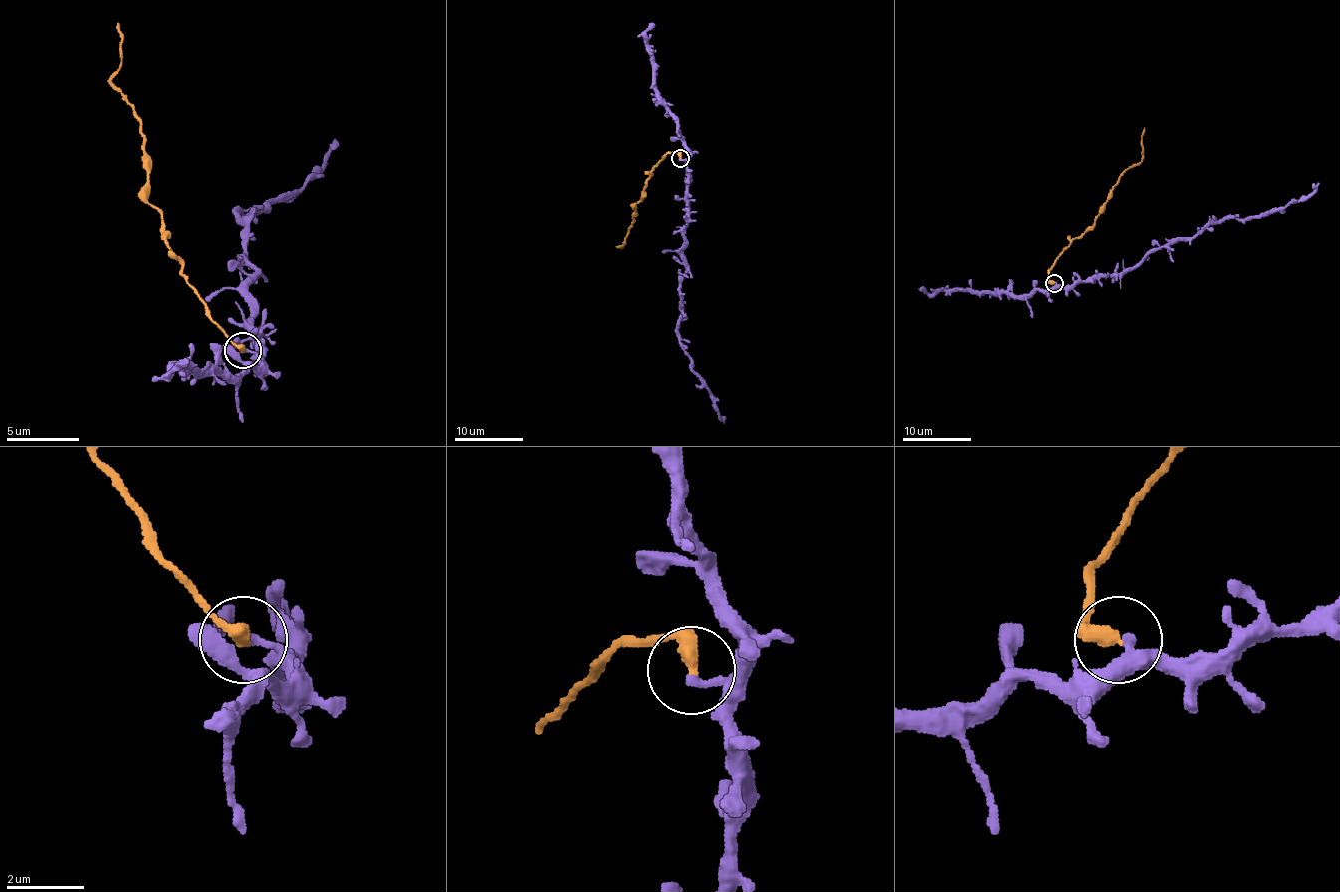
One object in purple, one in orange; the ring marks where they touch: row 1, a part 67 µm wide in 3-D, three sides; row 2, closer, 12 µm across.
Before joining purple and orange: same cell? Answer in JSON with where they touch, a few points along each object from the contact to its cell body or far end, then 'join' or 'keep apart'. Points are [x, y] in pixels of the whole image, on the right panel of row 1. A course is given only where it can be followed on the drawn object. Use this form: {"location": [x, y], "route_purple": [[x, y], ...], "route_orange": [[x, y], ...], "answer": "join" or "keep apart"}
{"location": [1054, 283], "route_purple": [[1055, 283], [1121, 276], [1147, 254], [1193, 239], [1210, 223], [1304, 199], [1318, 182]], "route_orange": [[1053, 283], [1048, 280], [1048, 271], [1065, 249], [1094, 223], [1116, 181], [1142, 160], [1144, 128]], "answer": "keep apart"}

